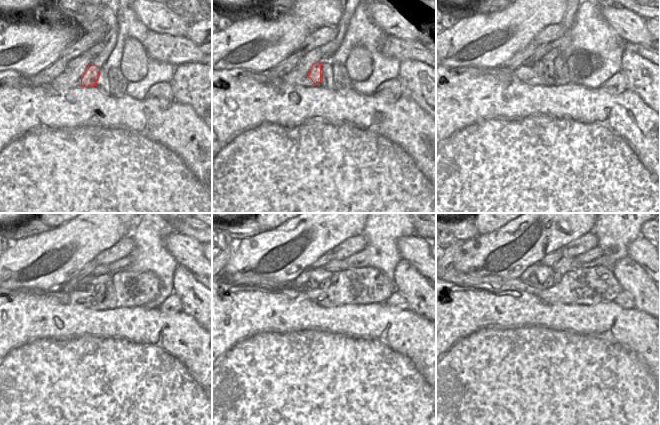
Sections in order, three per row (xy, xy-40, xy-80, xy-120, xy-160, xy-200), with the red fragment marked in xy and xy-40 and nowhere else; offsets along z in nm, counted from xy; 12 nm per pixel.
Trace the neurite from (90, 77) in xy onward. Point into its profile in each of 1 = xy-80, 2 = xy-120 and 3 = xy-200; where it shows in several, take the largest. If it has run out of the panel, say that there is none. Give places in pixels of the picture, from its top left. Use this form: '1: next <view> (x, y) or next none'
1: next xy-80 (538, 66)
2: next xy-120 (85, 284)
3: next xy-200 (527, 272)

